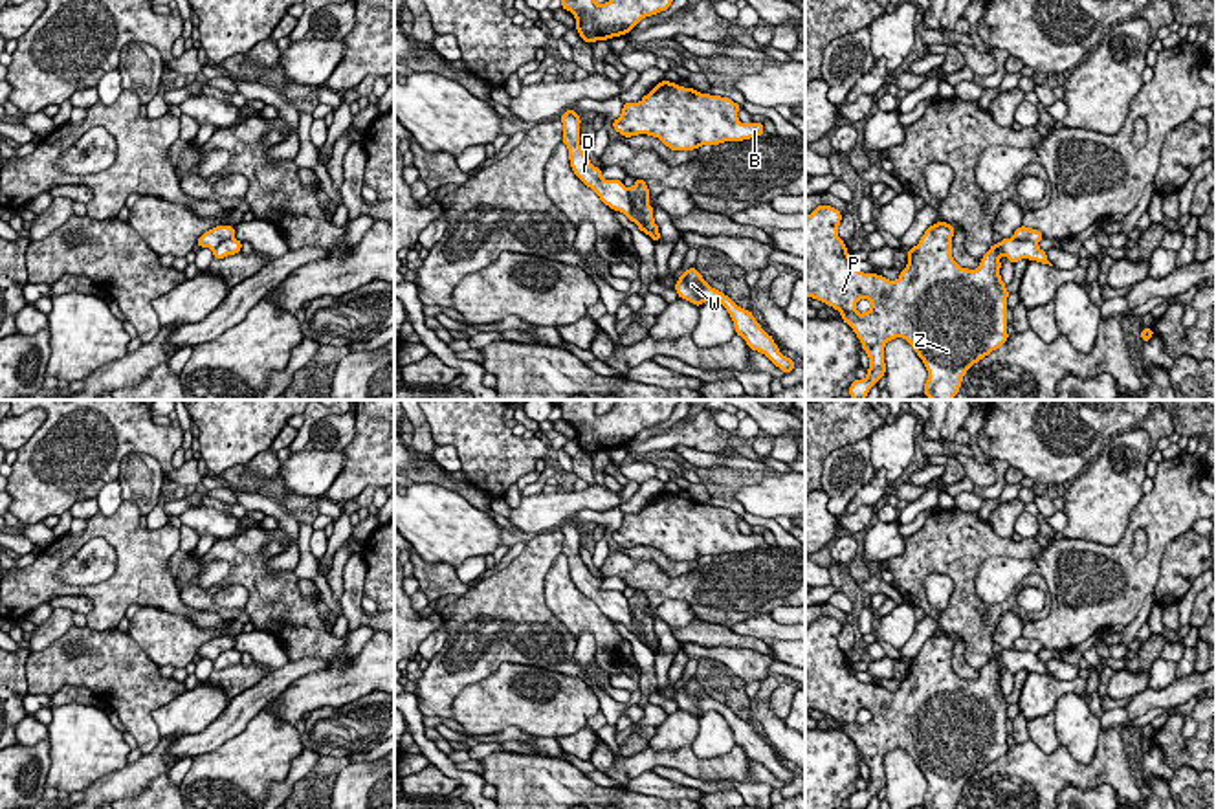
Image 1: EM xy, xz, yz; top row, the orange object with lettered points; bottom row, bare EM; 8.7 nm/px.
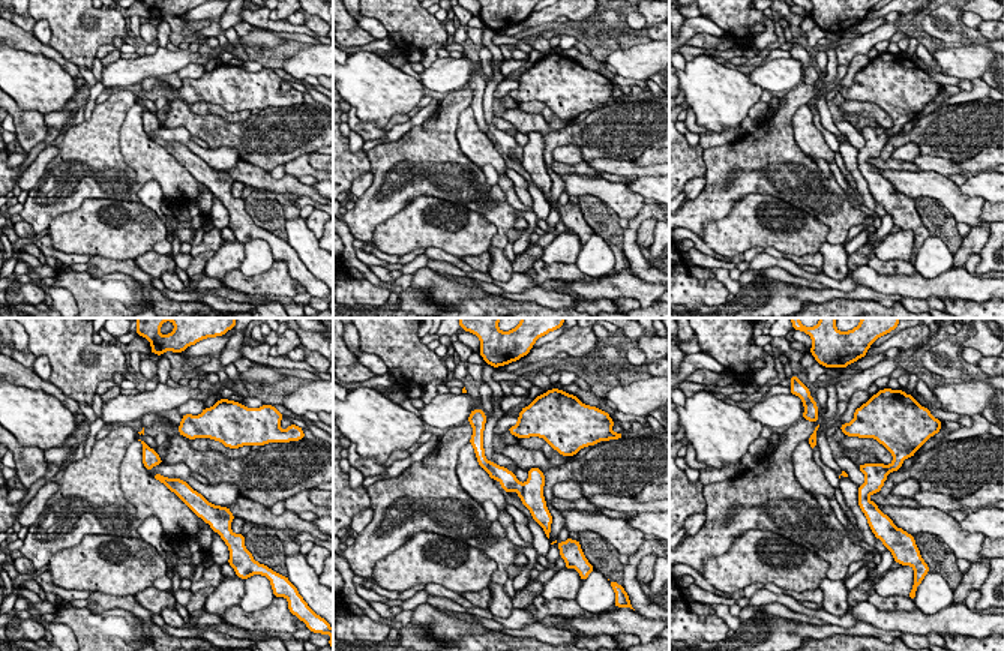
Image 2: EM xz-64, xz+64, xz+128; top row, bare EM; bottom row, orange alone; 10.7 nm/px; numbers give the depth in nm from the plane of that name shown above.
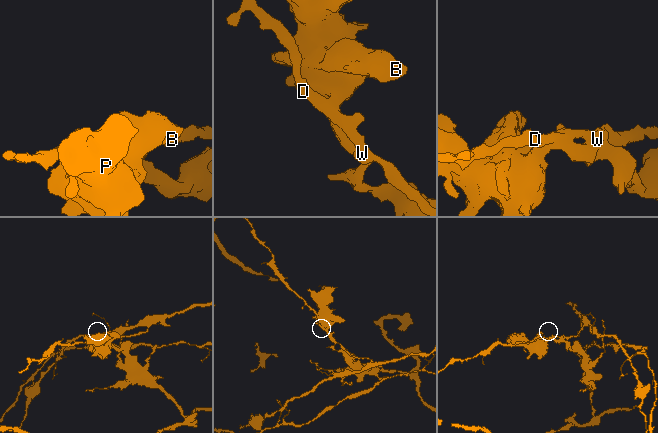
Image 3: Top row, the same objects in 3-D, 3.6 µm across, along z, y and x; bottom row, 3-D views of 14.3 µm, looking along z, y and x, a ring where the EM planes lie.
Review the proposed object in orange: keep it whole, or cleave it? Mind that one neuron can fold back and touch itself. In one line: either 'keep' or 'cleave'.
cleave

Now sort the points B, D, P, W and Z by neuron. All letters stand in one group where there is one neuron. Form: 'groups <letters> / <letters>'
groups B P Z / D W

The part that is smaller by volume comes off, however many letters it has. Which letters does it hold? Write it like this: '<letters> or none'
D, W

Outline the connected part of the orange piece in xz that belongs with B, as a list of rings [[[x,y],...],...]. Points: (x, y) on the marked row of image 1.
[[[664,79],[640,103],[624,103],[613,128],[625,138],[658,138],[669,150],[693,150],[765,134],[763,123],[741,123],[739,108],[730,97],[699,94]]]

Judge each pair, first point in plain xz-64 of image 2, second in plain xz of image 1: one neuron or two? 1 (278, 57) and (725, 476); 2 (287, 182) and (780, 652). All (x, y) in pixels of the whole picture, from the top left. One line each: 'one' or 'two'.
1: one
2: two

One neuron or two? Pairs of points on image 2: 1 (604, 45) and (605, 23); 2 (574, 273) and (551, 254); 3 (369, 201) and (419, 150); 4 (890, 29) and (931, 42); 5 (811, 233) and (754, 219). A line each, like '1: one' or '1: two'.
1: two
2: two
3: one
4: one
5: one

